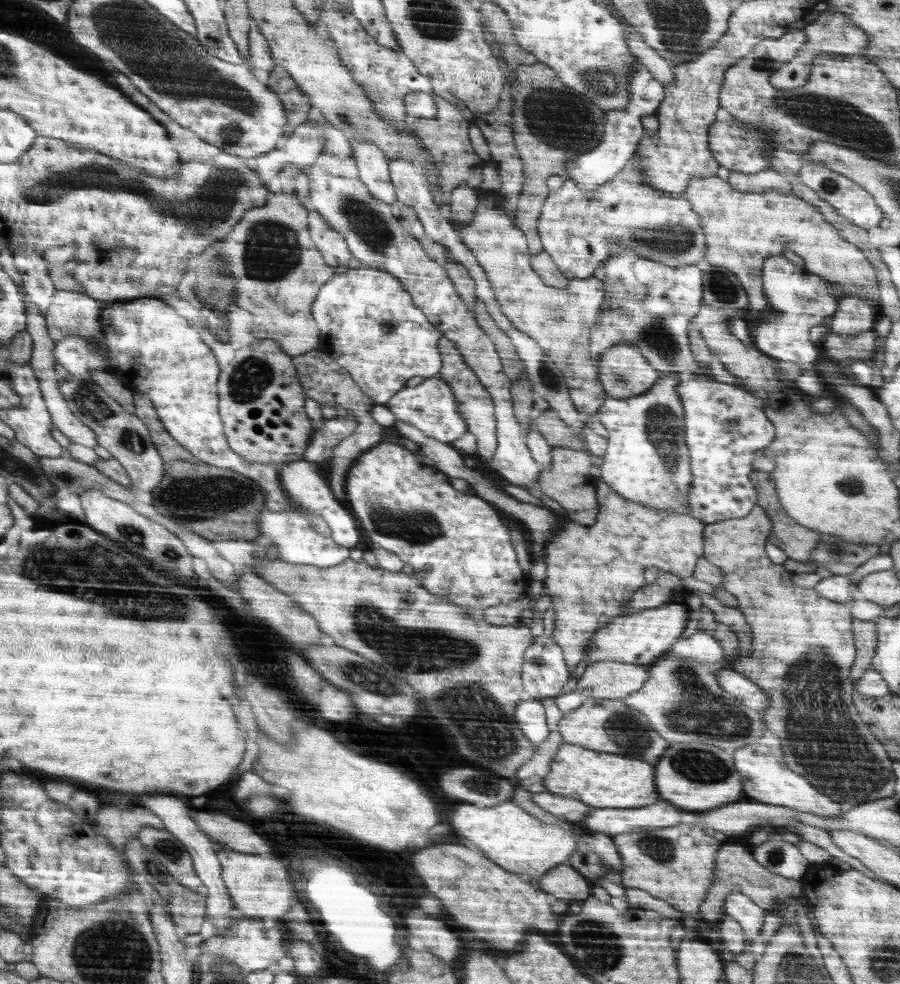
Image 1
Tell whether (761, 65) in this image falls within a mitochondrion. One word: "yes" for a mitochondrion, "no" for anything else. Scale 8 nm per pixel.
yes

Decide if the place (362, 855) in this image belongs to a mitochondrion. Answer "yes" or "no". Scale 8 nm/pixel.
no

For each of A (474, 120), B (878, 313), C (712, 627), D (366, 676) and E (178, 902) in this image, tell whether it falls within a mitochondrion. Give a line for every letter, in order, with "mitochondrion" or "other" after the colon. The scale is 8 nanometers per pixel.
A: other
B: other
C: other
D: mitochondrion
E: mitochondrion

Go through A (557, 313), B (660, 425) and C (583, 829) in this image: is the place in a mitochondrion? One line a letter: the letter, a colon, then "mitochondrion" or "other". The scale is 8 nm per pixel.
A: mitochondrion
B: mitochondrion
C: other

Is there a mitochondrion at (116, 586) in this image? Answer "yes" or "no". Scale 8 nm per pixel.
yes

